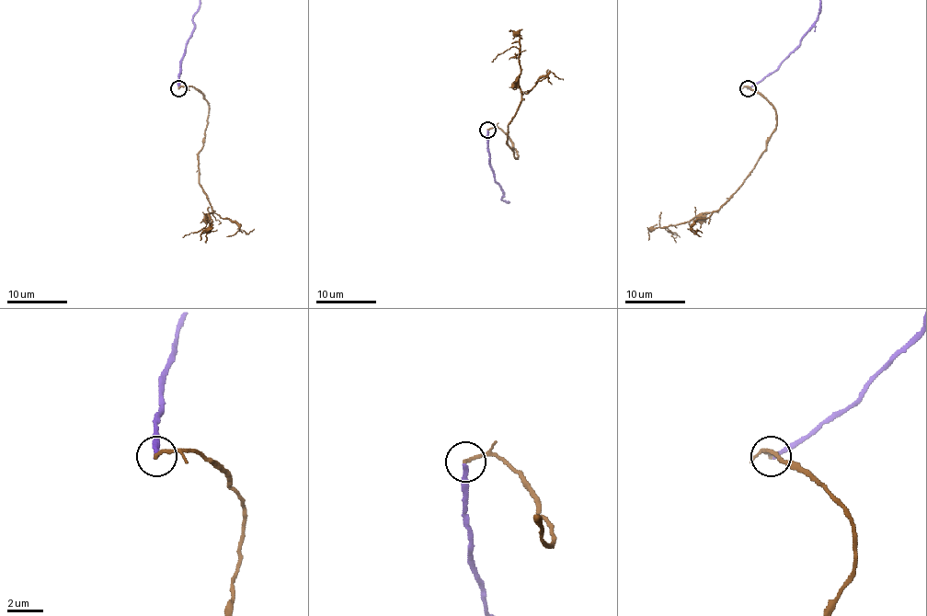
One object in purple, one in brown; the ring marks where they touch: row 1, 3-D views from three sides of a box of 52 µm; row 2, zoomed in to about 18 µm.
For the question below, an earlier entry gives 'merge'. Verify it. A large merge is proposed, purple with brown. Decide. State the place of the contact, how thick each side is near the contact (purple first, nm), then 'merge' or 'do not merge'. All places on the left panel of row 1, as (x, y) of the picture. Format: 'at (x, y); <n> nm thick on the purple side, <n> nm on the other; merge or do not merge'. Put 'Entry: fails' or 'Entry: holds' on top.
Entry: fails
at (178, 88); 240 nm thick on the purple side, 240 nm on the other; do not merge

